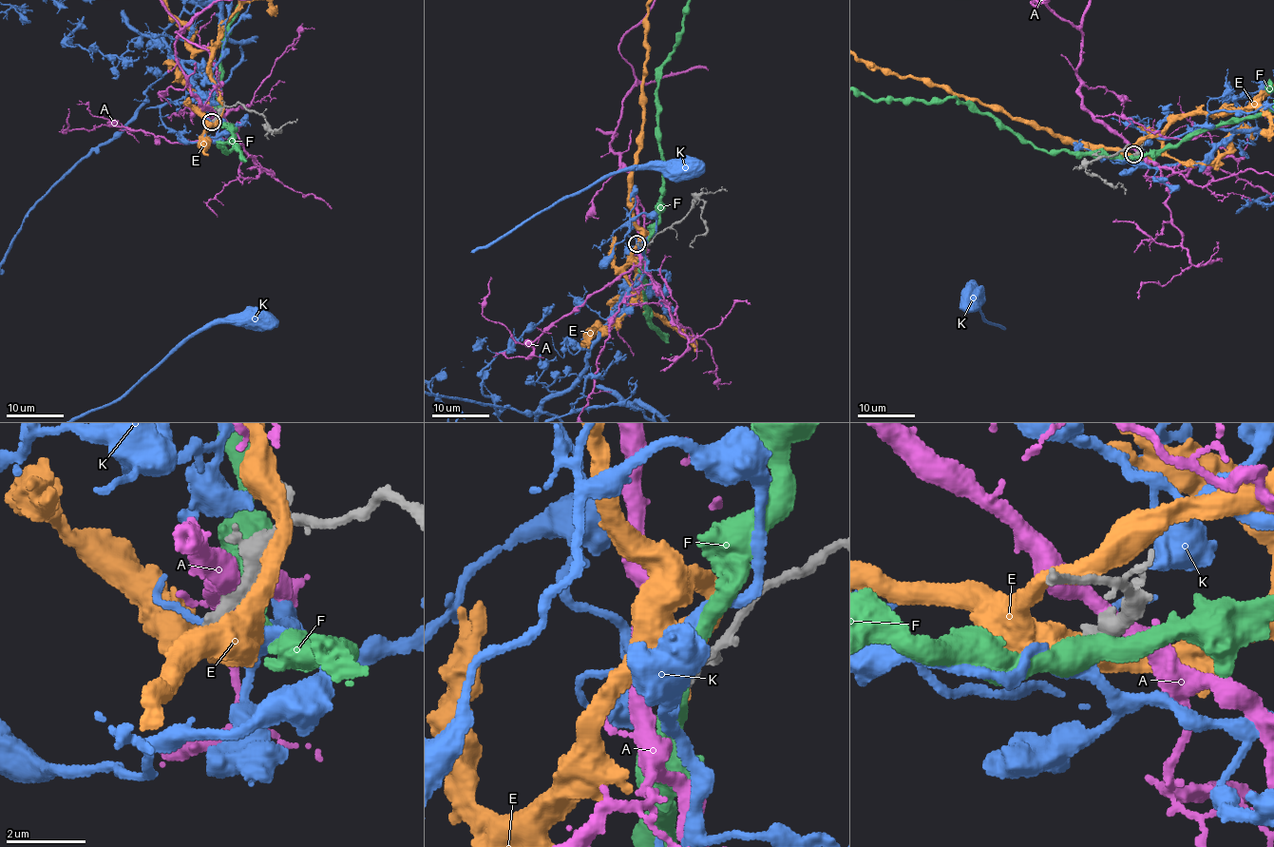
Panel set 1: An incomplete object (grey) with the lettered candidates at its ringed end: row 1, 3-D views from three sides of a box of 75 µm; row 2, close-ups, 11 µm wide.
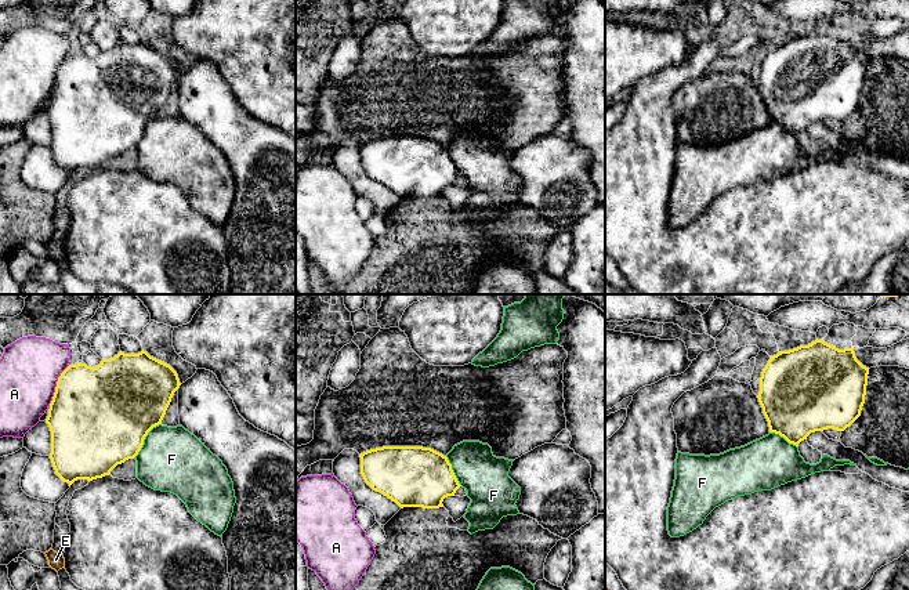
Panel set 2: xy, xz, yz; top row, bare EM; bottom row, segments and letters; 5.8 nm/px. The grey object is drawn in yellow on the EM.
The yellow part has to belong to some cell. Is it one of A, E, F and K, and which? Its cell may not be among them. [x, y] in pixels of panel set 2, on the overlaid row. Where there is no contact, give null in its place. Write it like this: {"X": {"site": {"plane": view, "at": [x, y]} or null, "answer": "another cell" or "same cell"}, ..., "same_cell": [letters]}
{"A": {"site": {"plane": "xy", "at": [57, 384]}, "answer": "another cell"}, "E": {"site": null, "answer": "another cell"}, "F": {"site": {"plane": "xy", "at": [144, 438]}, "answer": "another cell"}, "K": {"site": null, "answer": "another cell"}, "same_cell": []}

